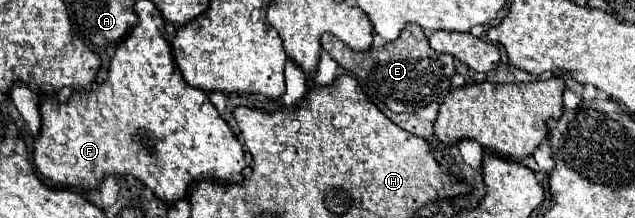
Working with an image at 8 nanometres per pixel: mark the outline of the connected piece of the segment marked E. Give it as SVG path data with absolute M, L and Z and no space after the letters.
M408 23L396 41L382 47L372 45L368 51L354 51L330 33L324 33L320 41L322 49L328 51L328 55L360 83L362 91L372 101L382 101L392 113L414 113L418 107L428 103L442 103L450 93L454 59L448 53L430 49L426 33L416 23Z

